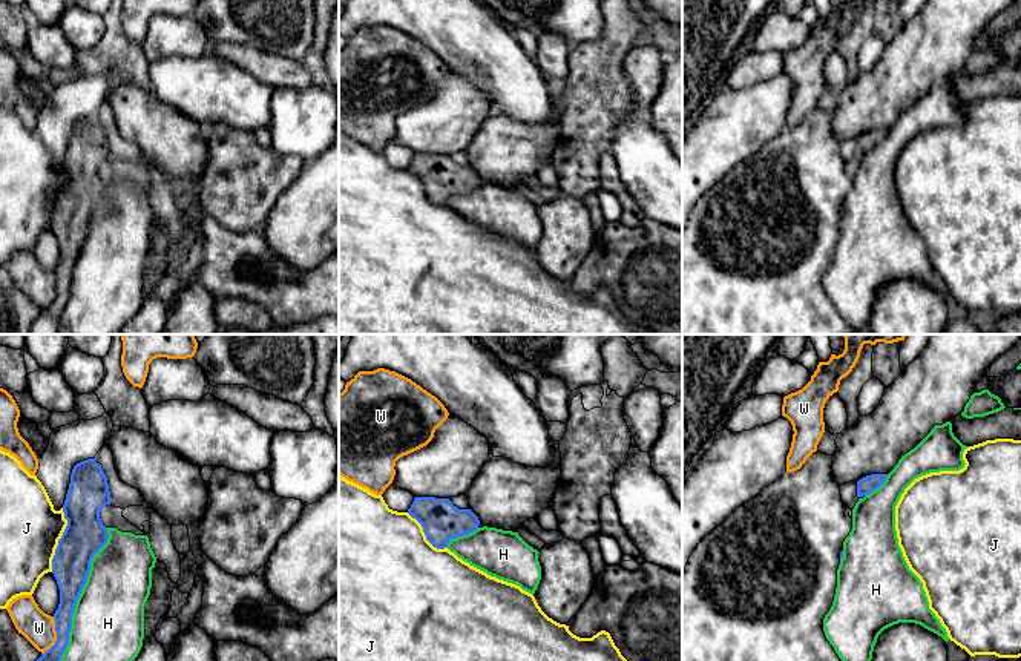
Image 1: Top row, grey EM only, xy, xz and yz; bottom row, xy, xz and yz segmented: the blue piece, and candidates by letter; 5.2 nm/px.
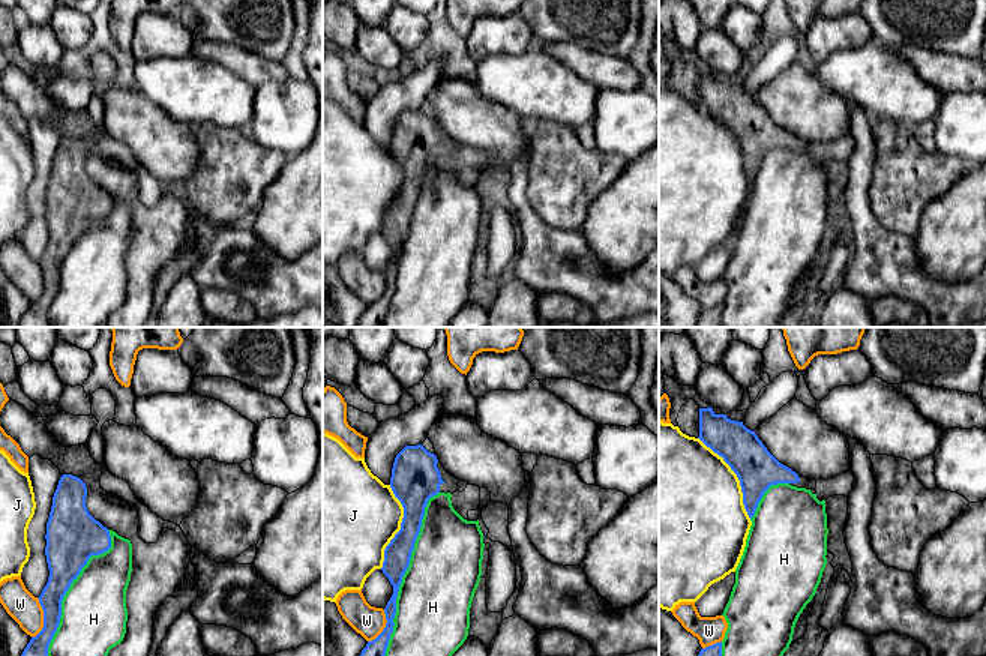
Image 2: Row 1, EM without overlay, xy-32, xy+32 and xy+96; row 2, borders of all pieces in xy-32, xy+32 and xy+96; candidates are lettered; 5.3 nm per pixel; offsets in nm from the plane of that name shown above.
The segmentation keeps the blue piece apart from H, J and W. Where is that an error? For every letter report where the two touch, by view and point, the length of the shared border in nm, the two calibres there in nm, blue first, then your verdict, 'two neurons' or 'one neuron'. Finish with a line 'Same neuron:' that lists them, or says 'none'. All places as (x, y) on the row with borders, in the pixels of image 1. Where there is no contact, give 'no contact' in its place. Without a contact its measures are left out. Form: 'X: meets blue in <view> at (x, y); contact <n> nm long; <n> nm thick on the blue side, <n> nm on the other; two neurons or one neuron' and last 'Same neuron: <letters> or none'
H: meets blue in xy at (80, 592); contact 750 nm long; 200 nm thick on the blue side, 380 nm on the other; two neurons
J: meets blue in xy at (59, 540); contact 340 nm long; 220 nm thick on the blue side, 320 nm on the other; two neurons
W: meets blue in xy at (57, 637); contact 220 nm long; 110 nm thick on the blue side, 170 nm on the other; two neurons
Same neuron: none

